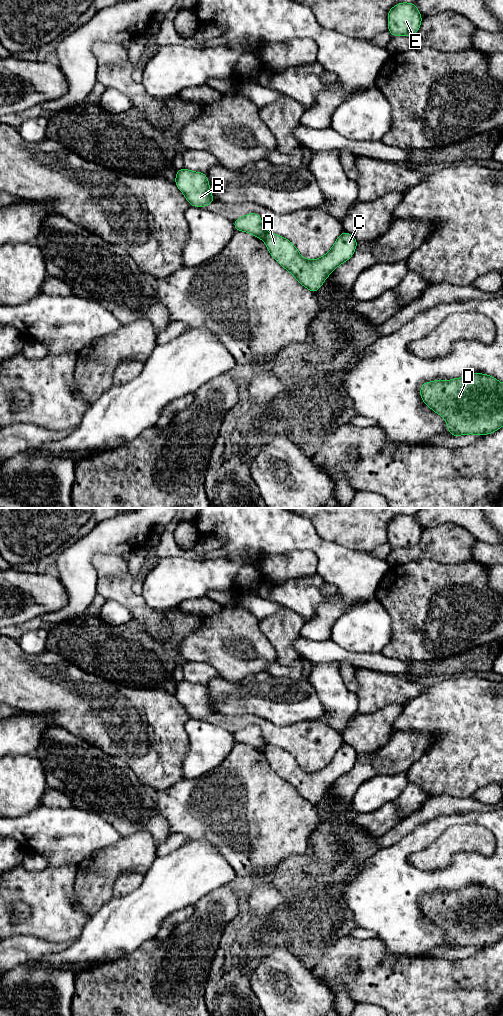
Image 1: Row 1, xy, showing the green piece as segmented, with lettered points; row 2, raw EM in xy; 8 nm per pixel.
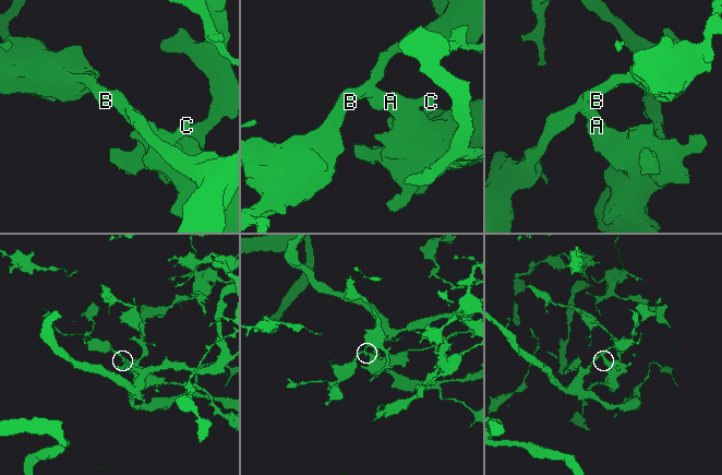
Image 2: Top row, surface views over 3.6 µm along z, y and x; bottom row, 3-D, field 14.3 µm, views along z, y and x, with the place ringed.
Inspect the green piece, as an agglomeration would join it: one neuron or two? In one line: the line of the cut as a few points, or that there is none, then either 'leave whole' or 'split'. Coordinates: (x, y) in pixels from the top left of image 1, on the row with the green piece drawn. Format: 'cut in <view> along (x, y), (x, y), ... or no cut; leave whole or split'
cut in xy along (266, 232), (263, 239); split

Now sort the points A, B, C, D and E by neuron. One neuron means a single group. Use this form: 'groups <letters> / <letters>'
groups A C D E / B

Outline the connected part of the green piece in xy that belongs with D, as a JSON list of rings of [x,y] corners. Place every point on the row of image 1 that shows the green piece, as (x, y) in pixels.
[[[472,373],[448,381],[437,379],[424,382],[420,395],[425,405],[445,418],[451,436],[482,436],[503,426],[503,383],[490,375]]]

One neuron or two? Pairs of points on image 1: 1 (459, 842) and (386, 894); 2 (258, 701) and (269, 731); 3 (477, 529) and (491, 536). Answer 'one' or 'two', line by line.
1: two
2: two
3: one

